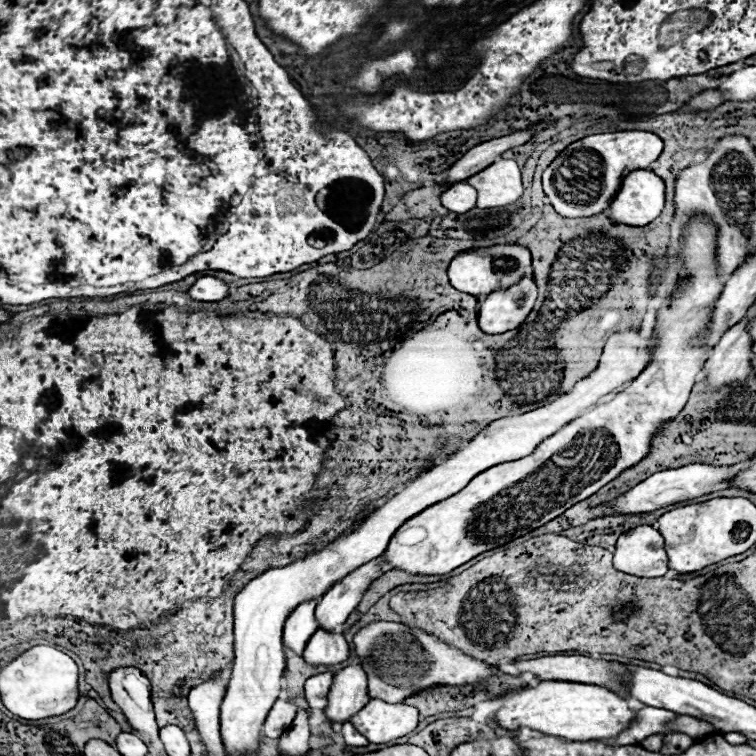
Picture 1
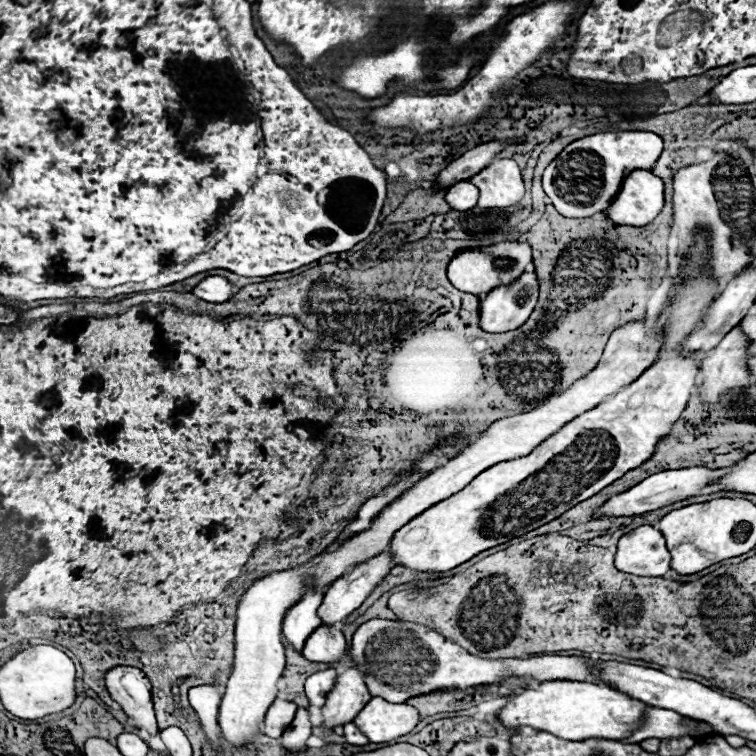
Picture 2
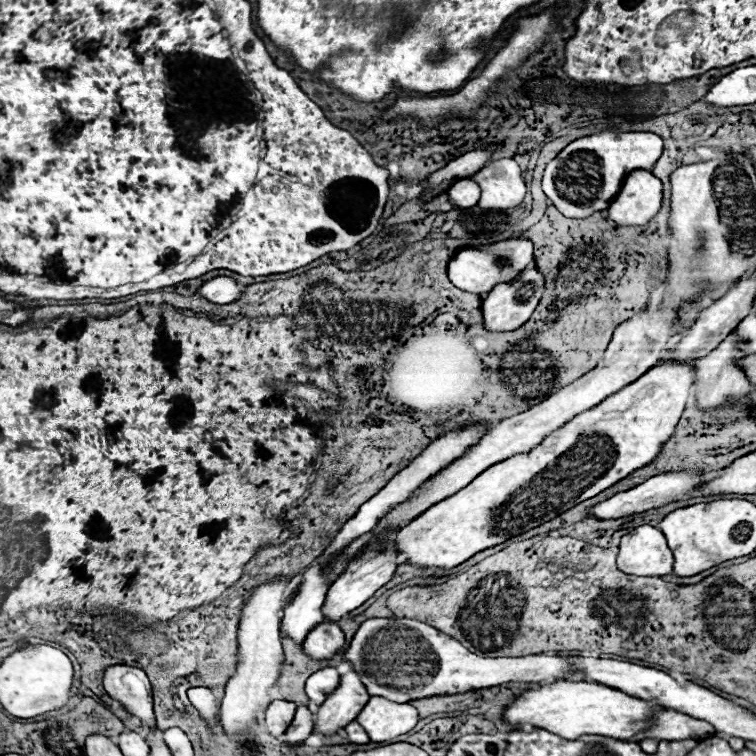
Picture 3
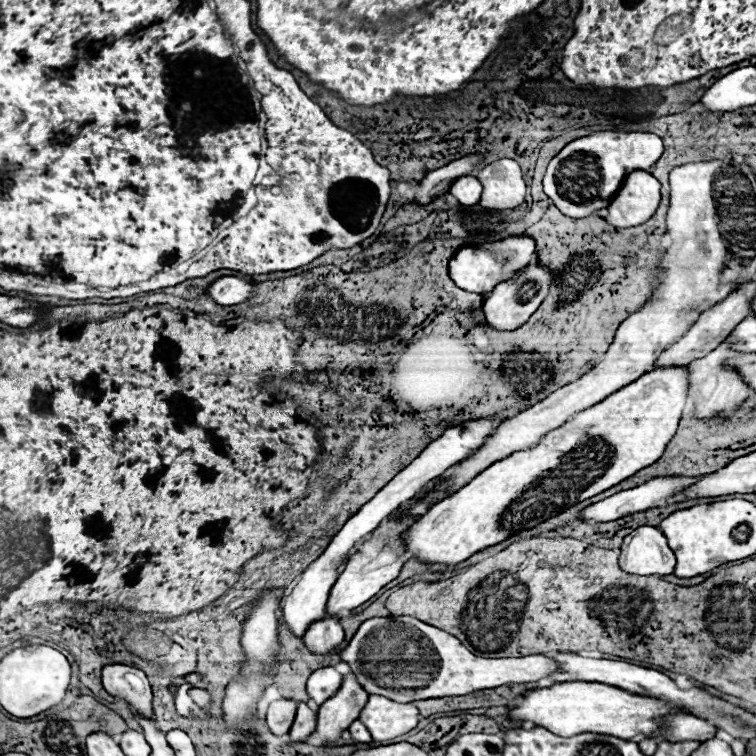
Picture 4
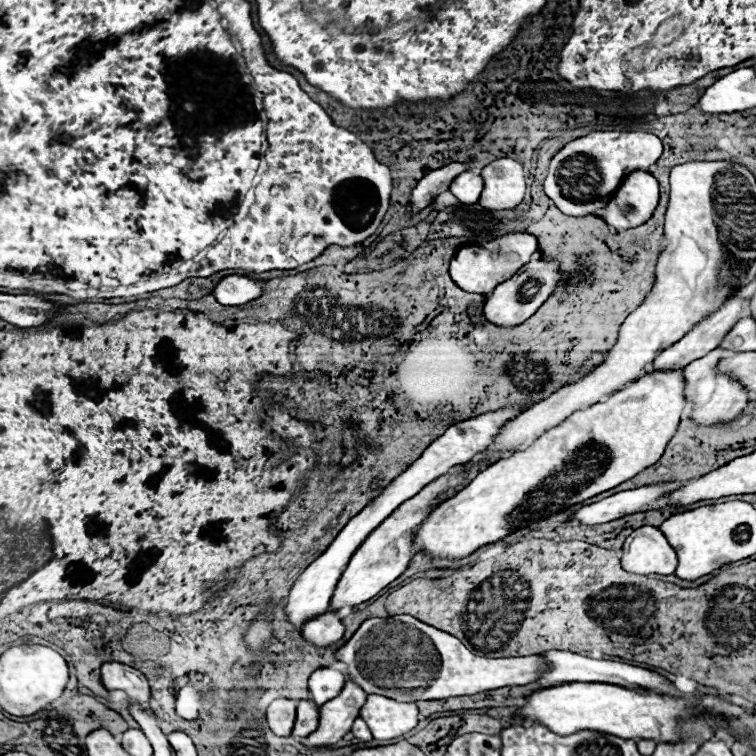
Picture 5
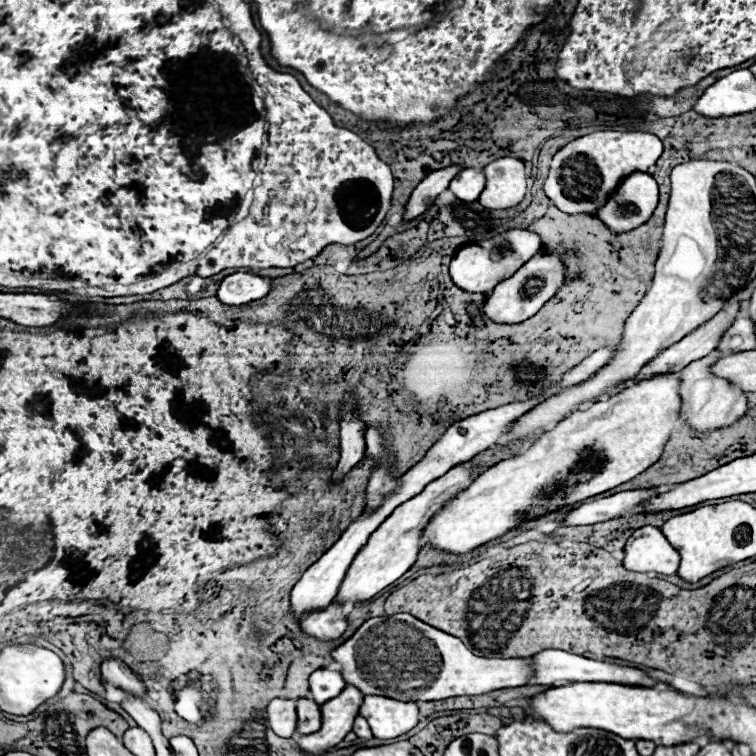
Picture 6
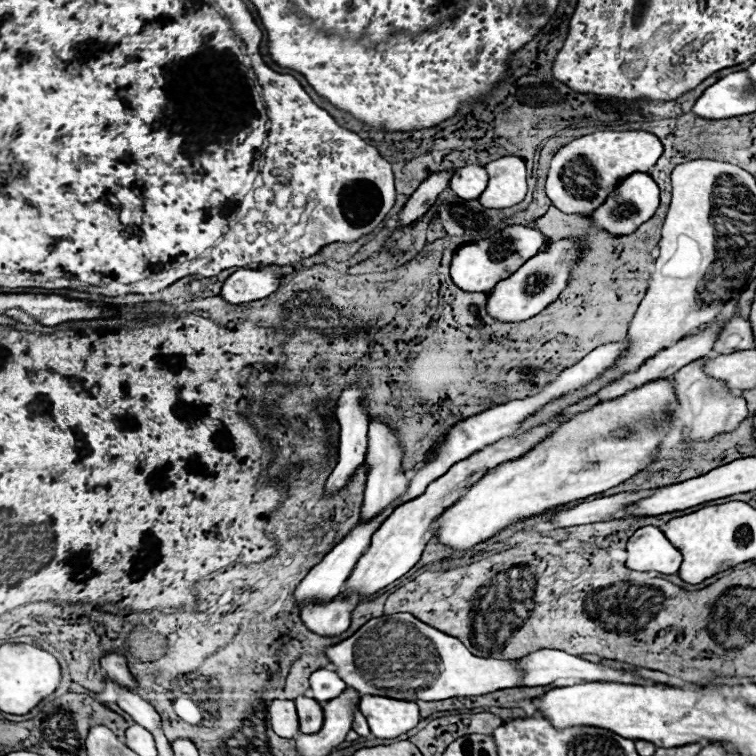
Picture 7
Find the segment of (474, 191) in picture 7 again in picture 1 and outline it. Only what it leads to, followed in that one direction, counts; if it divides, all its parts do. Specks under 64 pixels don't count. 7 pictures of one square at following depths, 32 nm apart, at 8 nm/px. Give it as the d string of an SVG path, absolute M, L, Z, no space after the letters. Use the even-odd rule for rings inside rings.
M458 182L440 194L440 202L450 212L464 214L476 206L476 190L466 182Z

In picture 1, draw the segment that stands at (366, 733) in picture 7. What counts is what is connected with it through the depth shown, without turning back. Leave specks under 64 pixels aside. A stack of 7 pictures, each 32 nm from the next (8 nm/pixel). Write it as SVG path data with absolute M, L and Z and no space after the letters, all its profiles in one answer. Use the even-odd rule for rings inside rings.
M342 726L342 738L344 738L344 742L346 742L346 746L368 746L370 742L362 736L362 734L358 734L352 726Z

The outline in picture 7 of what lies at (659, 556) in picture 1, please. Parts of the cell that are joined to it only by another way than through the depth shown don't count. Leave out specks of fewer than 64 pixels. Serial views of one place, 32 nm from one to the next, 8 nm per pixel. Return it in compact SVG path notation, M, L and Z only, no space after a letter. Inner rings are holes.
M644 526L634 532L626 546L628 558L626 568L636 572L660 572L678 574L682 564L682 554L666 540L660 528Z

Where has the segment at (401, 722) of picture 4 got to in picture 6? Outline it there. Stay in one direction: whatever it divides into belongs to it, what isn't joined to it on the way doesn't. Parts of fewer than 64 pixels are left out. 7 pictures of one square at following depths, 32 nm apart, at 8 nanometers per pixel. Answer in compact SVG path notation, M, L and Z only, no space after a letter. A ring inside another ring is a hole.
M368 694L360 706L360 716L368 720L374 738L388 740L406 734L418 724L418 706L414 702Z

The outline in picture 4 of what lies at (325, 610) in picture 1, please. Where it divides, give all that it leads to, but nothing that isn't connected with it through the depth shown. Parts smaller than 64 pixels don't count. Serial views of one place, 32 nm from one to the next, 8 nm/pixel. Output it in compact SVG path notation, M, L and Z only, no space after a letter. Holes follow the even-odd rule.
M412 516L408 520L400 520L400 522L394 522L394 520L388 520L384 524L380 524L372 536L358 548L358 552L354 556L350 556L350 560L346 562L346 568L344 572L338 576L336 584L332 586L330 590L330 596L328 596L328 602L326 602L326 614L328 616L336 616L340 618L342 614L358 608L362 602L366 602L368 598L372 598L380 588L384 588L388 582L392 582L402 564L406 562L404 558L404 546L402 546L402 540L400 540L400 534L412 526L420 516Z

